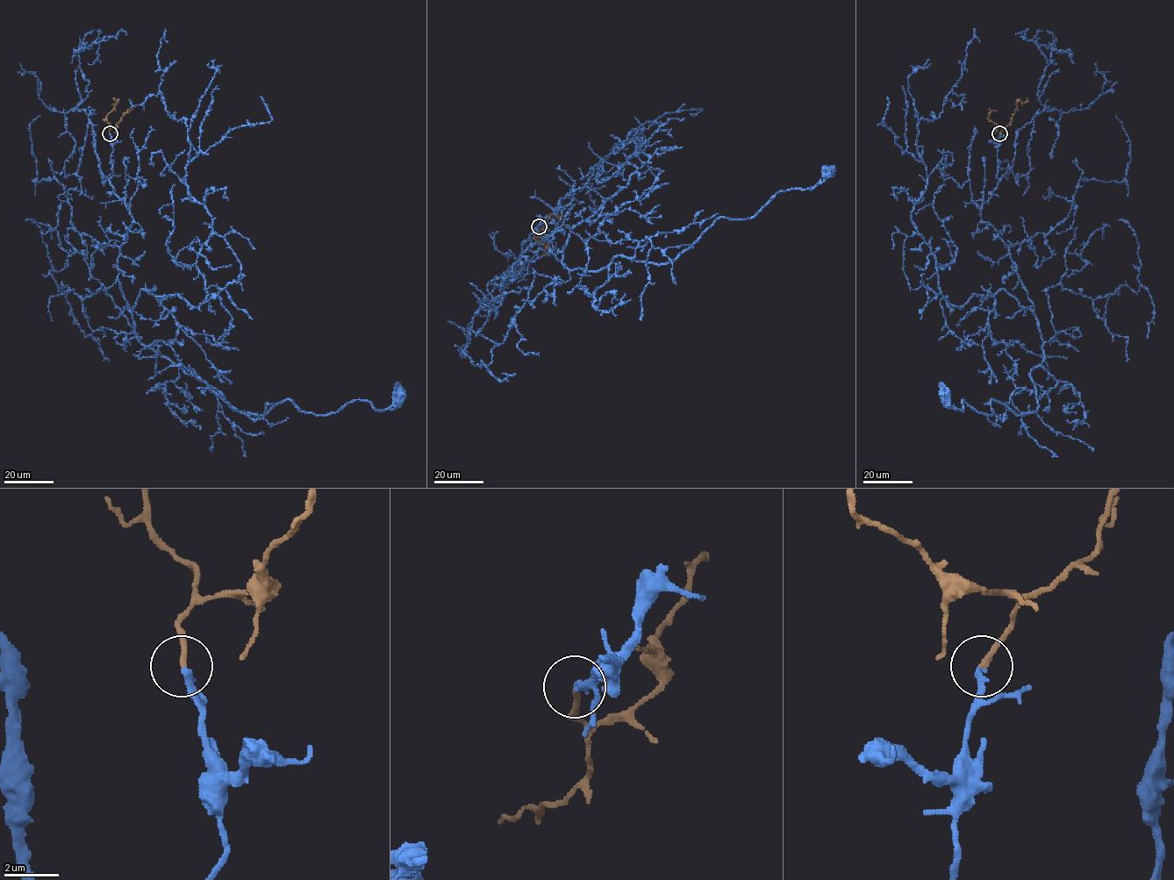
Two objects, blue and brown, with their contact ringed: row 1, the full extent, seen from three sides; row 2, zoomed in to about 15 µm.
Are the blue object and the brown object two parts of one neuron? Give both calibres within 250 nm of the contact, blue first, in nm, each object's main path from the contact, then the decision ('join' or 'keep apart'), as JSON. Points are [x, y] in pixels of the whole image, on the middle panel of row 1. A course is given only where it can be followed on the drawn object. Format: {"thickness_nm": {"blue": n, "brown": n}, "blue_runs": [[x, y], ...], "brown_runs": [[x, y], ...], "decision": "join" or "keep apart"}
{"thickness_nm": {"blue": 240, "brown": 200}, "blue_runs": [[539, 225], [562, 208], [547, 245], [572, 269], [616, 256], [662, 264], [721, 217], [751, 218], [830, 170]], "brown_runs": [[539, 226], [540, 233], [536, 238], [546, 244], [543, 253]], "decision": "join"}

